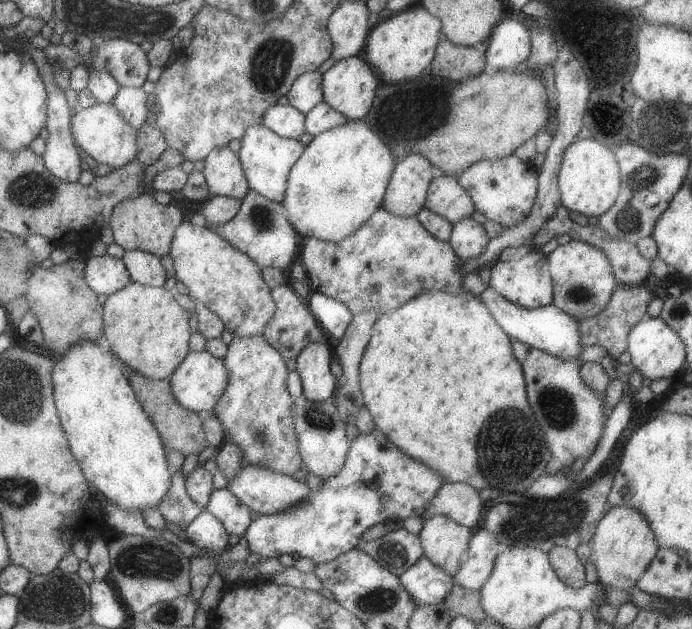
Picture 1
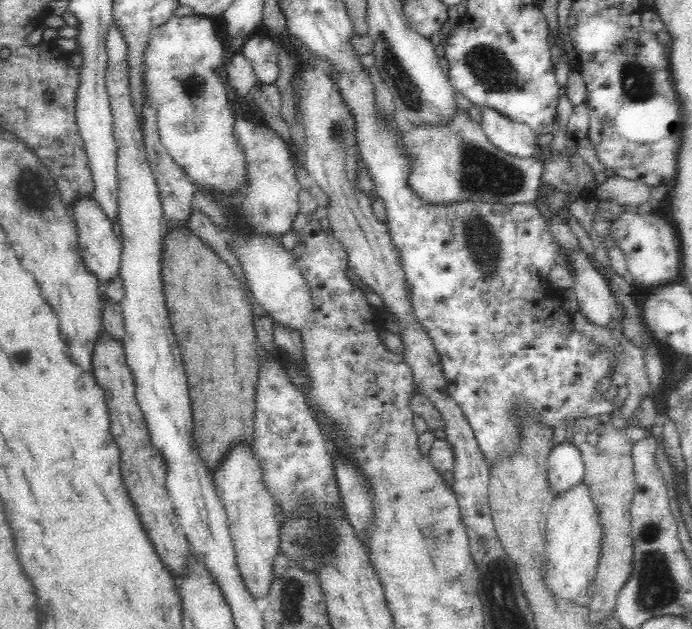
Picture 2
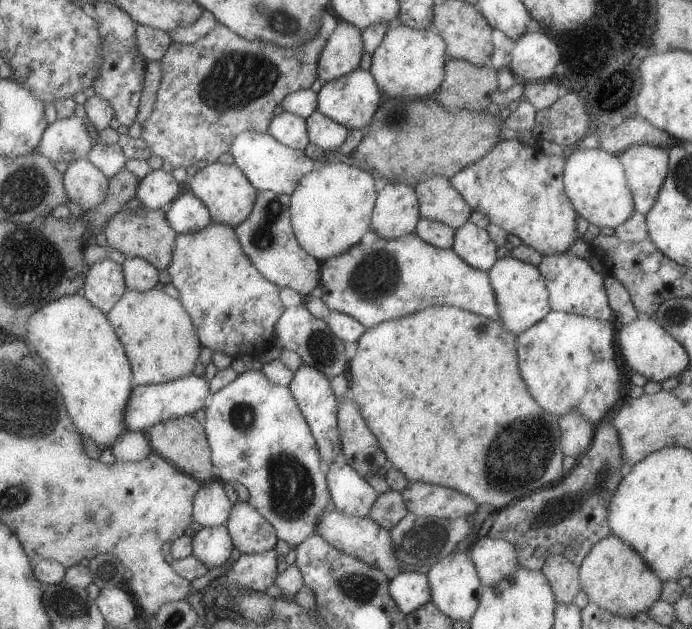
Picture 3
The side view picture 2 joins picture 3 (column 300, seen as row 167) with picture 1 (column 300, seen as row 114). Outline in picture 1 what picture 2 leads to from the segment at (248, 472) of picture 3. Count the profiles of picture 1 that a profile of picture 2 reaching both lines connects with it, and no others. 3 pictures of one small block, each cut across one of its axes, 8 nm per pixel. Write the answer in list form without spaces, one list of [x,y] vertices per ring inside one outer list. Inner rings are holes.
[[[261,335],[233,338],[226,346],[226,355],[222,359],[227,369],[228,383],[211,410],[222,428],[221,443],[232,442],[235,446],[239,446],[241,466],[260,466],[274,473],[291,477],[294,472],[303,469],[303,464],[298,453],[294,420],[292,419],[294,398],[286,387],[286,376],[289,370],[285,359],[270,344],[267,344]]]

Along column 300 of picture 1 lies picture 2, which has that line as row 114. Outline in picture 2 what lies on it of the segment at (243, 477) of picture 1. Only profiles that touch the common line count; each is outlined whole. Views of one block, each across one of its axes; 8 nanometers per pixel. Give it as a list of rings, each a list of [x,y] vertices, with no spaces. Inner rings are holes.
[[[482,107],[481,127],[497,149],[515,158],[532,158],[536,152],[537,134],[527,125],[510,120],[496,109]]]

